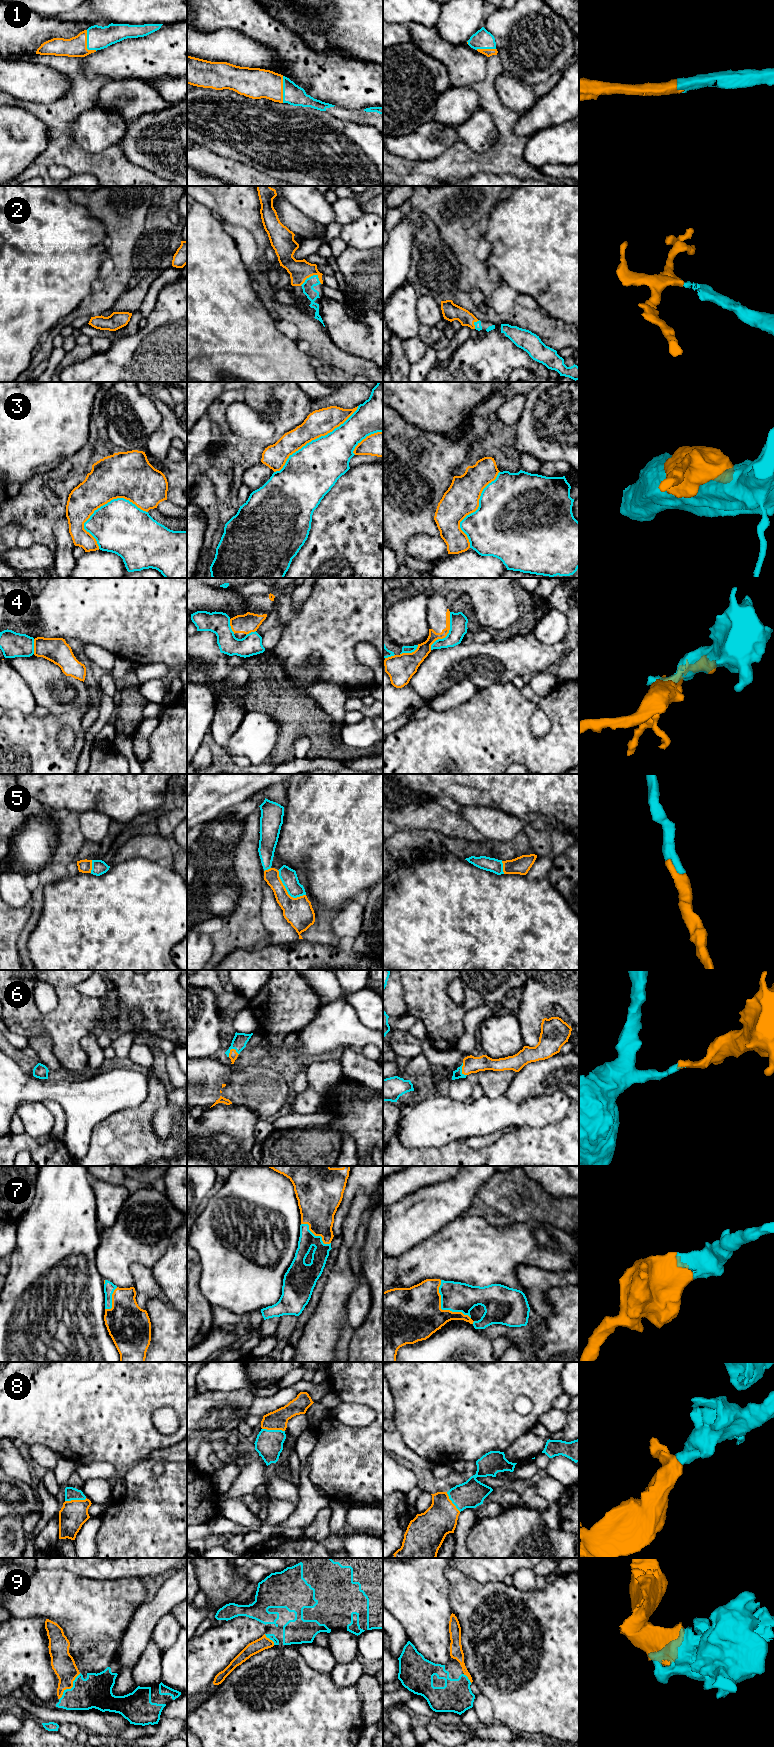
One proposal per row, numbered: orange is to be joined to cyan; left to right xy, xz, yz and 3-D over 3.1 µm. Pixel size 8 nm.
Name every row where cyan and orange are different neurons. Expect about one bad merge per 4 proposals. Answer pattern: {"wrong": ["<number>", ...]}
{"wrong": ["3", "4"]}

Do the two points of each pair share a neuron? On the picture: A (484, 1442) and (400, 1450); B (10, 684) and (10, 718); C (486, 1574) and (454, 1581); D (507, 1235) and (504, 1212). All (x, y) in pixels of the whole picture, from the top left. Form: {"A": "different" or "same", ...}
{"A": "different", "B": "different", "C": "different", "D": "different"}

